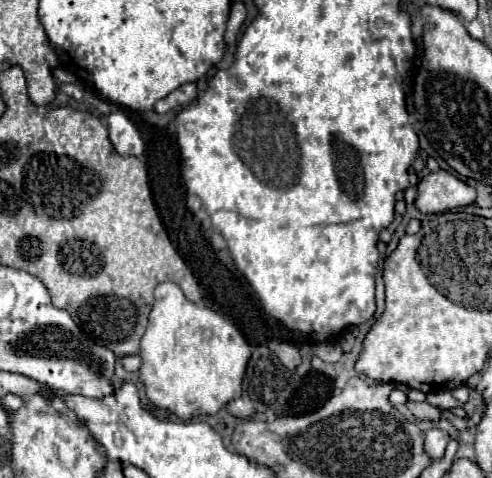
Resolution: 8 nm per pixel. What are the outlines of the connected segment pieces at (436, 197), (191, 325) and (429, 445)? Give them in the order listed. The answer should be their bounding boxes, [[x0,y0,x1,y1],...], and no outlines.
[[416,171,476,213],[140,283,251,419],[424,429,450,459]]

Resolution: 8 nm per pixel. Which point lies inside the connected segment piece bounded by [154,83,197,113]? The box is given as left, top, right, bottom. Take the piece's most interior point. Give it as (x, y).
(187, 93)

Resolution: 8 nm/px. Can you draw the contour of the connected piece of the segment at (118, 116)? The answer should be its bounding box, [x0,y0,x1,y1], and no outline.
[108,113,144,155]

